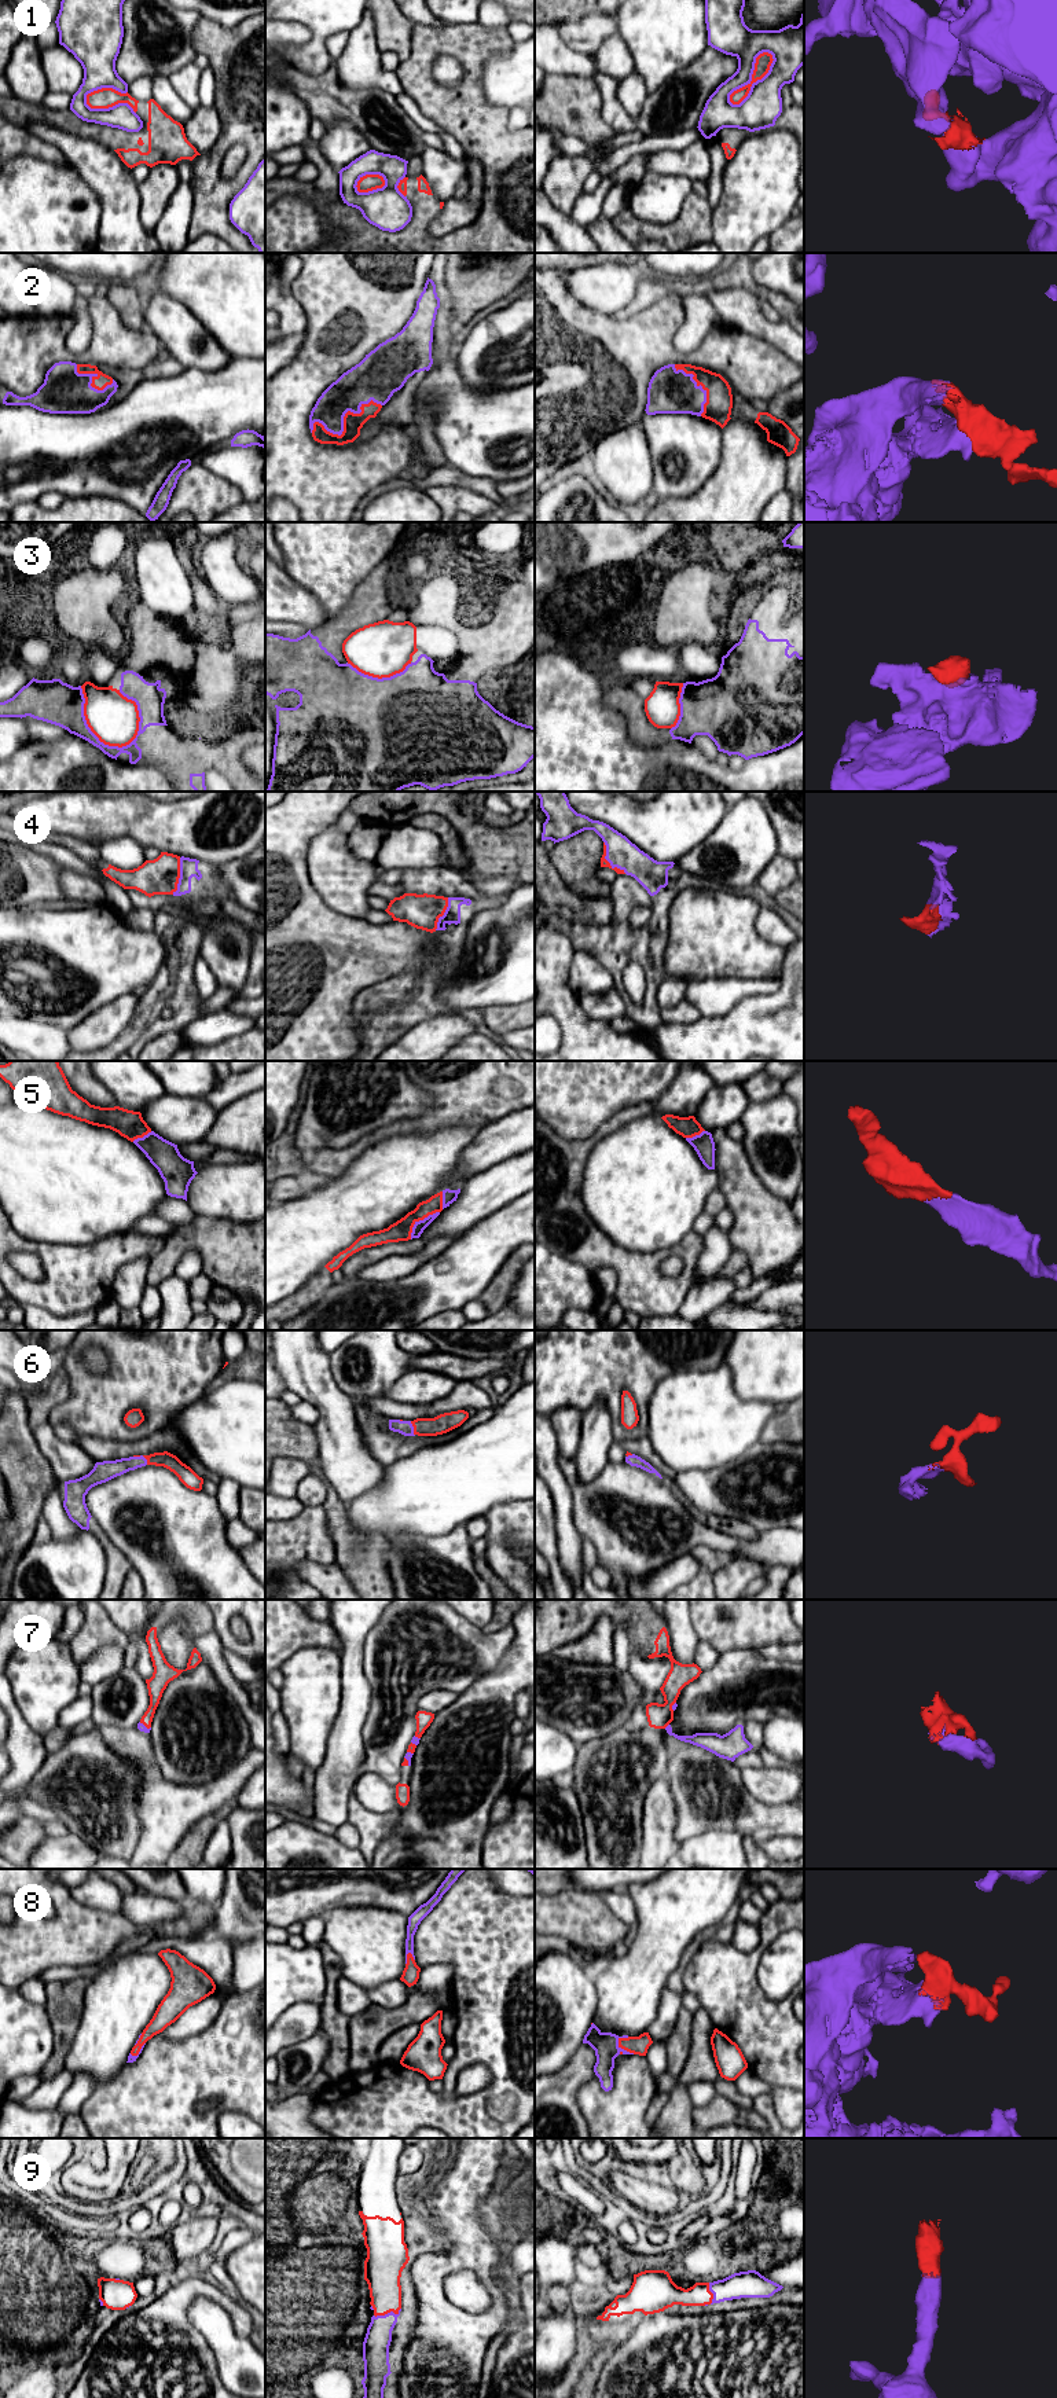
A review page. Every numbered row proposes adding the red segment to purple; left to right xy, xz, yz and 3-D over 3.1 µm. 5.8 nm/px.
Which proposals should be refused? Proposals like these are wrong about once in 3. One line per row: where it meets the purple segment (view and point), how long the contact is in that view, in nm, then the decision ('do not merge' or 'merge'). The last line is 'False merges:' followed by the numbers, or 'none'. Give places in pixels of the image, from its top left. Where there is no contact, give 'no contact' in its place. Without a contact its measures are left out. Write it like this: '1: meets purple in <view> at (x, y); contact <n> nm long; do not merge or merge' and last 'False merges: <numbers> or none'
1: meets purple in yz at (758, 80); contact 380 nm long; do not merge
2: meets purple in xz at (342, 422); contact 440 nm long; merge
3: meets purple in xy at (88, 727); contact 460 nm long; do not merge
4: meets purple in yz at (606, 859); contact 240 nm long; merge
5: meets purple in xz at (419, 1220); contact 240 nm long; merge
6: meets purple in xy at (142, 1455); contact 100 nm long; merge
7: meets purple in yz at (667, 1726); contact 40 nm long; merge
8: meets purple in yz at (623, 2049); contact 140 nm long; merge
9: meets purple in xz at (388, 2313); contact 170 nm long; merge
False merges: 1, 3

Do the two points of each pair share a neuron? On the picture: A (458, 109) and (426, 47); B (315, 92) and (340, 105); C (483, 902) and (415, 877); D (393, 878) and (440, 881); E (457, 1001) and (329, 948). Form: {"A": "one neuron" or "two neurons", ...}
{"A": "one neuron", "B": "one neuron", "C": "one neuron", "D": "two neurons", "E": "two neurons"}

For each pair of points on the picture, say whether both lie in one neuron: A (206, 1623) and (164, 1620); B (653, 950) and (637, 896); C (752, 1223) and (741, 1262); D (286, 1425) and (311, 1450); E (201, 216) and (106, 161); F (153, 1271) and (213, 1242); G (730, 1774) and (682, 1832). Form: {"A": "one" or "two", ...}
{"A": "one", "B": "one", "C": "two", "D": "one", "E": "two", "F": "one", "G": "one"}

